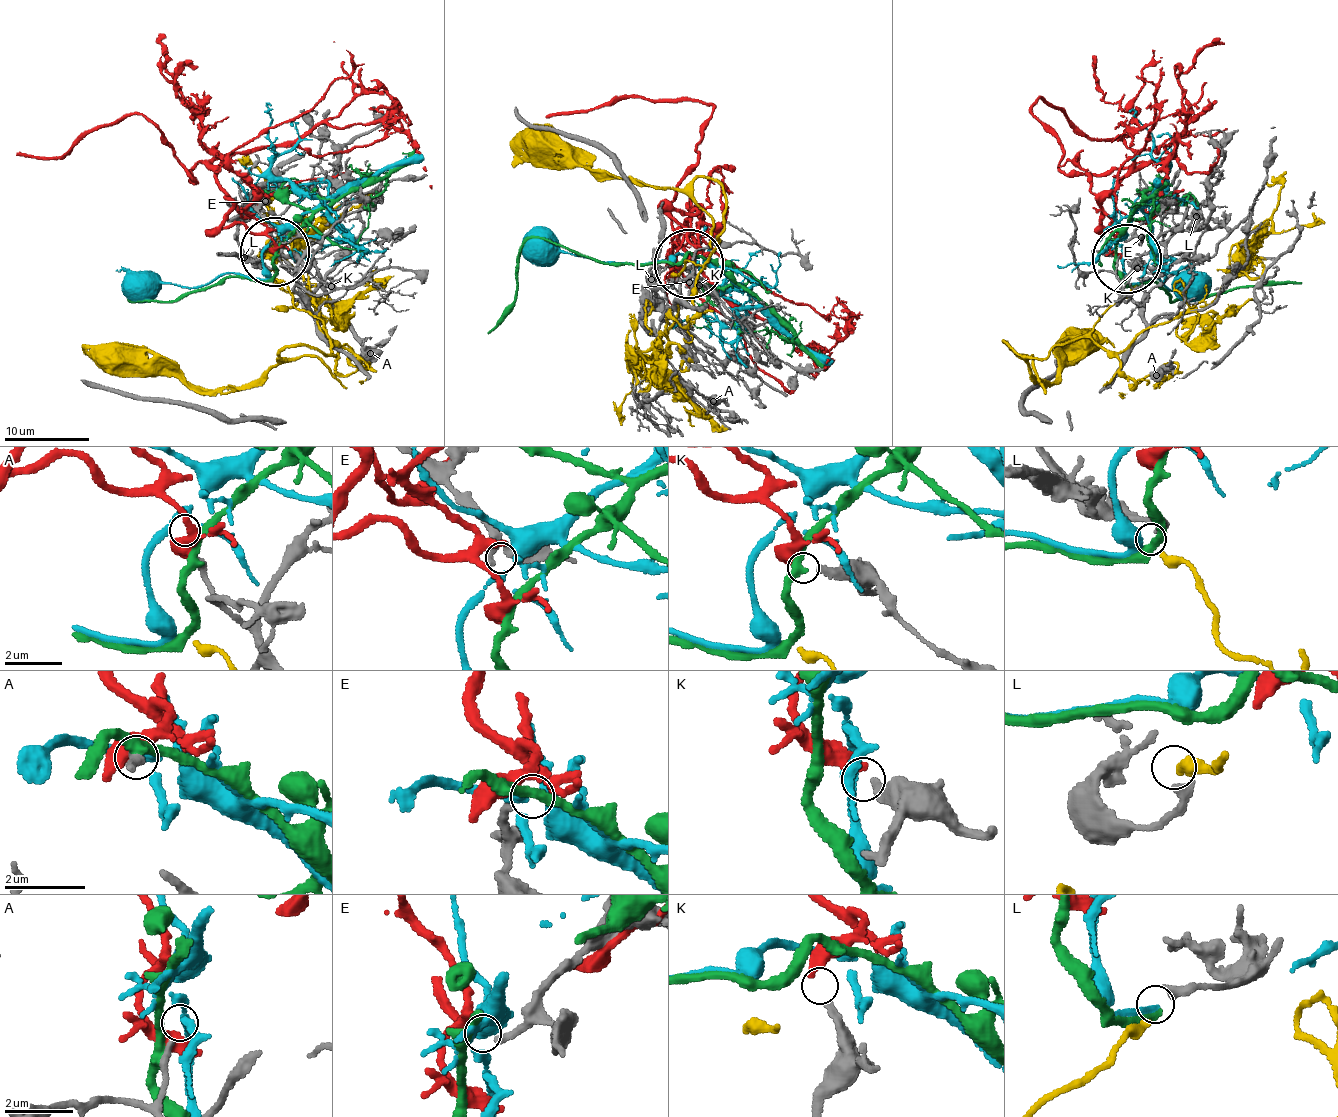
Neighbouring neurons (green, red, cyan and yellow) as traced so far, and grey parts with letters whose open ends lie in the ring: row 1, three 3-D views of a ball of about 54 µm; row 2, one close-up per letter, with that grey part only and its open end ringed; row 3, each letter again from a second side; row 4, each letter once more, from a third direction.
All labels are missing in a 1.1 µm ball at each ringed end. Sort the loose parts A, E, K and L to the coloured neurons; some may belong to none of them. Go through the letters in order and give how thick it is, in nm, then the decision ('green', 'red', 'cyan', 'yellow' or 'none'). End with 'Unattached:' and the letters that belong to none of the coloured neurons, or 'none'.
A: 190 nm | none
E: 190 nm | none
K: 220 nm | red
L: 200 nm | yellow
Unattached: A, E

